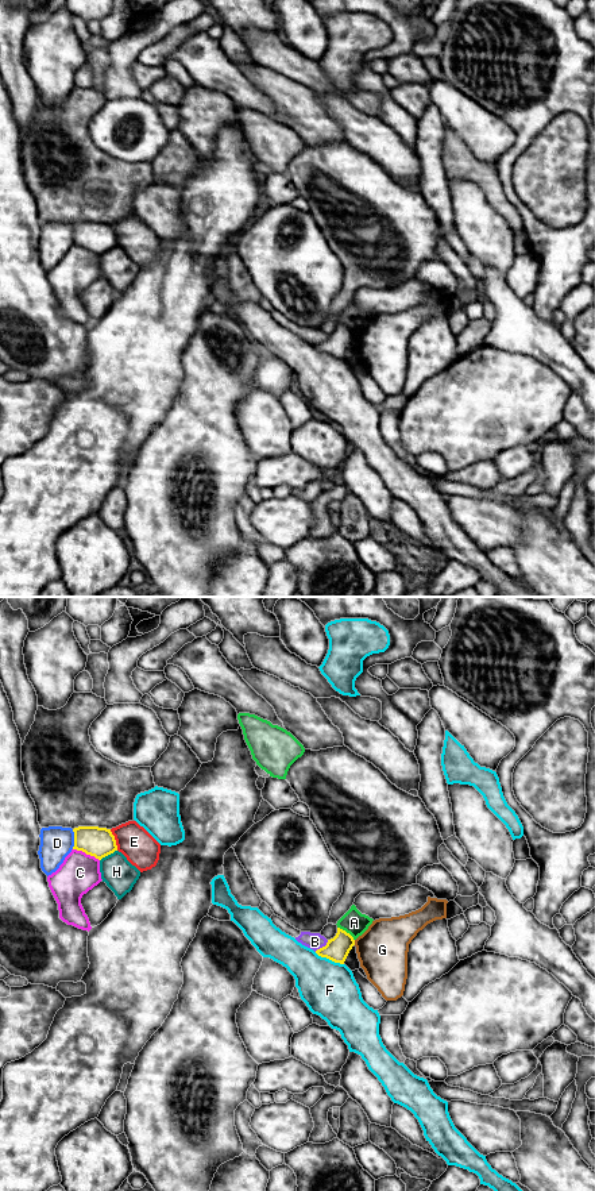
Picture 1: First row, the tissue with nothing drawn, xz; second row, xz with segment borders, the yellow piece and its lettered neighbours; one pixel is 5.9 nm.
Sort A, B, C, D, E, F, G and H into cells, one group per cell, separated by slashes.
A / B / C / D / E F / G / H

